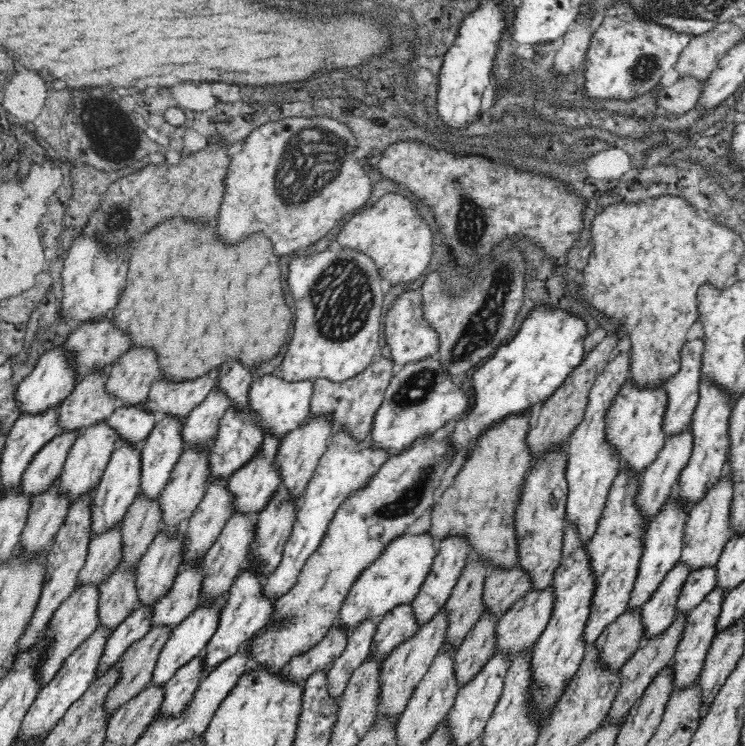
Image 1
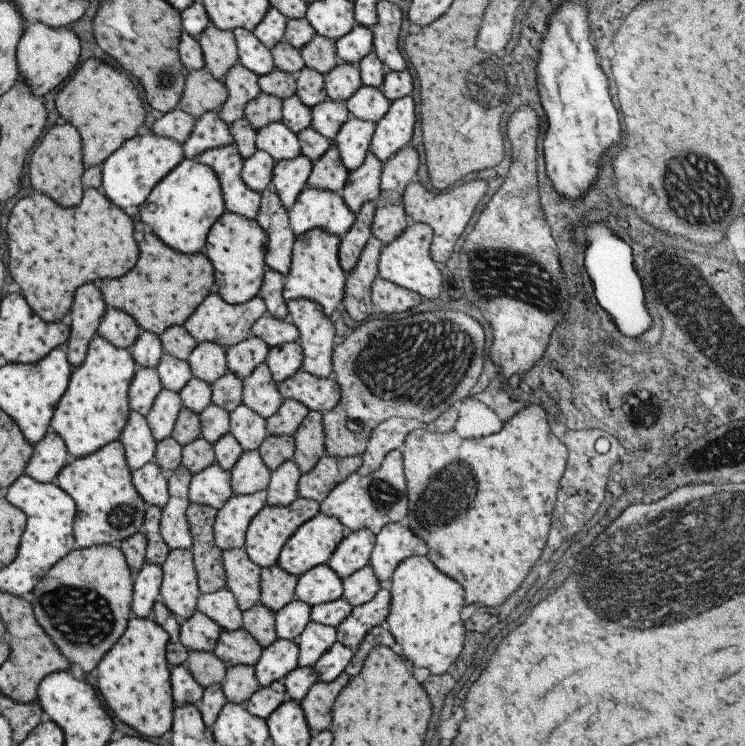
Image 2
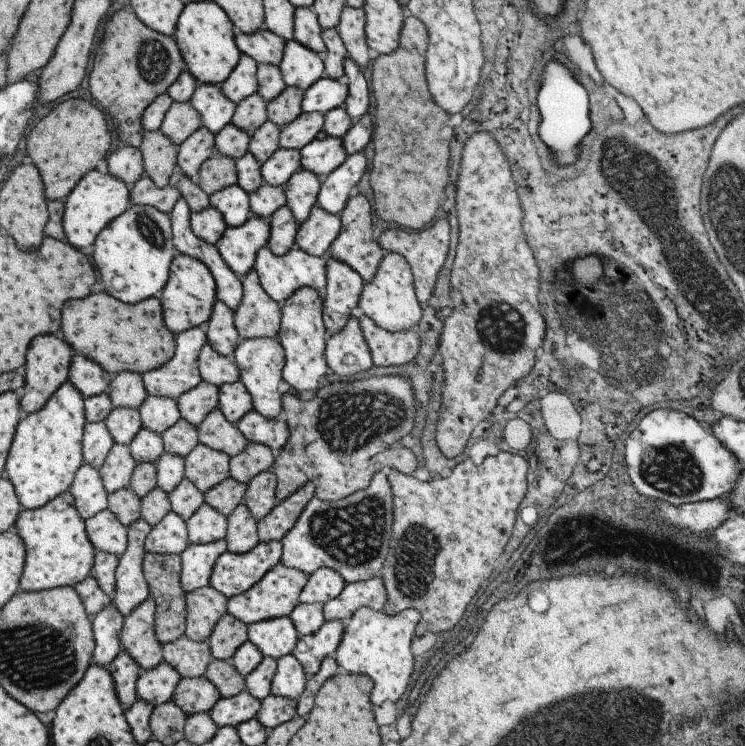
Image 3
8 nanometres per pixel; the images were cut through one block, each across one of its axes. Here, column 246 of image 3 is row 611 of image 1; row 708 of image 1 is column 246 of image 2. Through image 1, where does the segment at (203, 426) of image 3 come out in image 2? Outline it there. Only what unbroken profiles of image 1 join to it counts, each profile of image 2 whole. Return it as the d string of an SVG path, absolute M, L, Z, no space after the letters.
M264 362L259 363L242 380L242 403L266 419L279 408L281 402L278 385L269 367Z

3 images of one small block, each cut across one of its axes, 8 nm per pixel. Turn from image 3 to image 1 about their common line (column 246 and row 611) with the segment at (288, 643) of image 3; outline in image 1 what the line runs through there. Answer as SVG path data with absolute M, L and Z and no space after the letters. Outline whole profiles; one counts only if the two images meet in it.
M676 492L670 494L669 501L659 510L659 513L649 524L648 532L645 532L638 574L627 604L628 613L634 610L641 610L646 602L652 598L652 595L655 594L662 581L665 580L668 571L672 570L672 567L679 562L683 551L683 530L689 514L676 503L676 495Z

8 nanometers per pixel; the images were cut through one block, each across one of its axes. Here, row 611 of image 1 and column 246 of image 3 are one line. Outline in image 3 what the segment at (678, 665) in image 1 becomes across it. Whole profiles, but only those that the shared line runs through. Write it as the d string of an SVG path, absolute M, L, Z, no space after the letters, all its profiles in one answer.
M243 690L235 696L220 697L209 710L213 724L219 727L236 727L241 722L254 718L261 708L261 700L253 698L249 692Z

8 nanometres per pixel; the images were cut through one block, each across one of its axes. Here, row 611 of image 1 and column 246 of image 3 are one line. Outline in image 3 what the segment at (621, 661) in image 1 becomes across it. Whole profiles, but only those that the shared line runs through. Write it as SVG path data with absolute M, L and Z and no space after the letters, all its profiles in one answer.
M225 614L215 623L205 640L213 659L230 660L234 652L248 640L246 628L241 620Z

